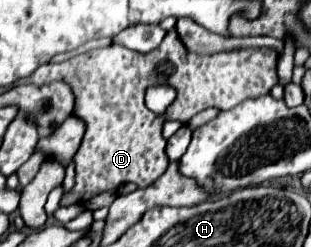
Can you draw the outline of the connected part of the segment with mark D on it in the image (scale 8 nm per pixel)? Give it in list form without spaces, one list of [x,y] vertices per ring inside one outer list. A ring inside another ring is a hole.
[[[167,17],[161,23],[169,32],[156,51],[139,53],[109,45],[75,55],[63,63],[45,63],[33,75],[17,81],[33,85],[63,81],[75,95],[73,115],[85,123],[85,135],[73,157],[77,175],[73,189],[61,199],[63,207],[87,203],[95,195],[117,189],[123,183],[135,183],[139,189],[153,185],[169,165],[165,153],[167,141],[163,137],[165,121],[177,119],[189,123],[195,113],[207,107],[217,107],[221,111],[231,109],[241,101],[267,95],[277,83],[277,53],[273,49],[243,49],[199,56],[187,51],[178,33],[171,31],[177,23],[175,17]],[[155,85],[169,85],[177,91],[175,101],[161,115],[149,111],[145,105],[145,91]]]

